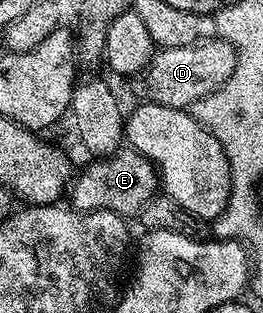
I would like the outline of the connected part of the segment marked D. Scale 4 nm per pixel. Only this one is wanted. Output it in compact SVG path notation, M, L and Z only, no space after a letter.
M207 37L196 43L155 50L137 82L143 100L168 105L172 109L190 109L196 101L220 90L235 69L236 53L230 42L221 37Z

